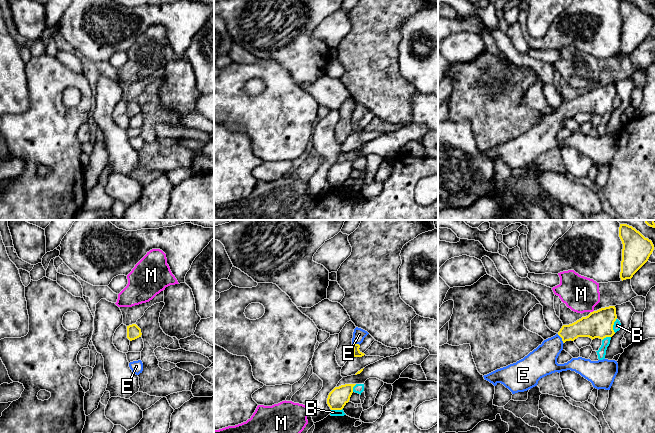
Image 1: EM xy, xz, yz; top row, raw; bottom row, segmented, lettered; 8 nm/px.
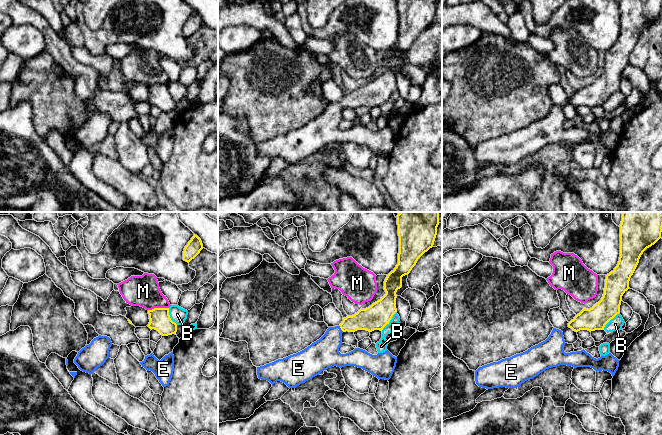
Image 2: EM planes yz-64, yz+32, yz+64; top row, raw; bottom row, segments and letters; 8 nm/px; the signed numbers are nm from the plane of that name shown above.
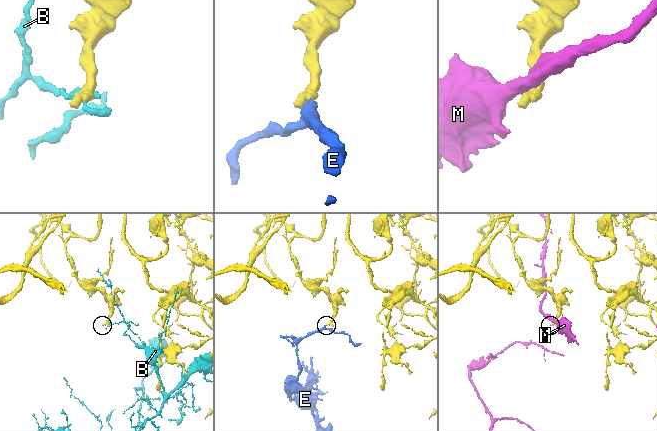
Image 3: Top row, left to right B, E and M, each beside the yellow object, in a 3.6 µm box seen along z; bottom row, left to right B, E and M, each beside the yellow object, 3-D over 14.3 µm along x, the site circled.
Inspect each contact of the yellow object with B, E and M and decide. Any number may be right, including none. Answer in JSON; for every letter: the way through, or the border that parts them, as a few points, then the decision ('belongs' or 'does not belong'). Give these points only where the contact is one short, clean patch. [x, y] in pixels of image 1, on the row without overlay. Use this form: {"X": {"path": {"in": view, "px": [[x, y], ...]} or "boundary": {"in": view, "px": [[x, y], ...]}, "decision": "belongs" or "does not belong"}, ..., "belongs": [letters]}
{"B": {"decision": "does not belong"}, "E": {"path": {"in": "yz", "px": [[590, 102], [569, 108], [562, 115], [542, 137]]}, "decision": "belongs"}, "M": {"boundary": {"in": "yz", "px": [[593, 86], [591, 88]]}, "decision": "does not belong"}, "belongs": ["E"]}

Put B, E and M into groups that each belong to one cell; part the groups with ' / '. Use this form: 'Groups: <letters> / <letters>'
Groups: B / E / M

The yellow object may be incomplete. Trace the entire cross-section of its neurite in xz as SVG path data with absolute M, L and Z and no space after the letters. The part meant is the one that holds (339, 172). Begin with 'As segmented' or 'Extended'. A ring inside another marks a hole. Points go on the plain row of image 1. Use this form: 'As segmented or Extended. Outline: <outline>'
As segmented. Outline: M345 160L335 163L328 171L327 180L331 186L342 186L349 178L356 160Z

